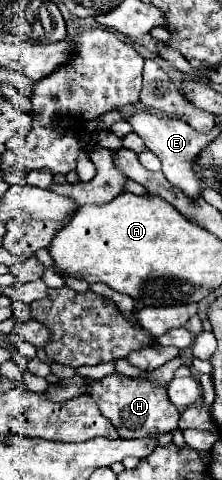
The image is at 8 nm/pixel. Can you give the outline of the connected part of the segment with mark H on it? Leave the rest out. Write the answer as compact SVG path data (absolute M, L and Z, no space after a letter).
M112 373L102 377L100 381L86 379L86 393L94 399L102 415L112 421L112 425L124 439L160 435L178 427L180 411L176 409L176 405L170 405L166 387L150 377L126 377L120 373Z

